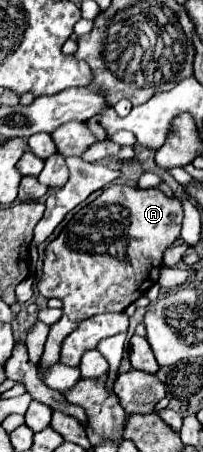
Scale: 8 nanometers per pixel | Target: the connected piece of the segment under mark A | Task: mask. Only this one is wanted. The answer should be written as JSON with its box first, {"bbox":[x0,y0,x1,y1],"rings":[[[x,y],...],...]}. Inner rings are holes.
{"bbox":[38,185,182,377],"rings":[[[110,185],[100,197],[96,197],[92,203],[84,205],[70,217],[70,221],[62,227],[60,235],[46,245],[44,273],[38,281],[38,291],[44,297],[58,297],[64,303],[64,315],[58,323],[50,327],[48,341],[44,345],[41,377],[44,377],[49,366],[56,365],[56,361],[60,359],[60,343],[54,343],[54,339],[64,339],[70,331],[78,327],[80,321],[90,319],[92,315],[124,311],[158,281],[158,273],[162,269],[162,255],[180,237],[180,223],[182,205],[176,197],[166,197],[158,189],[134,189],[126,185]]]}

